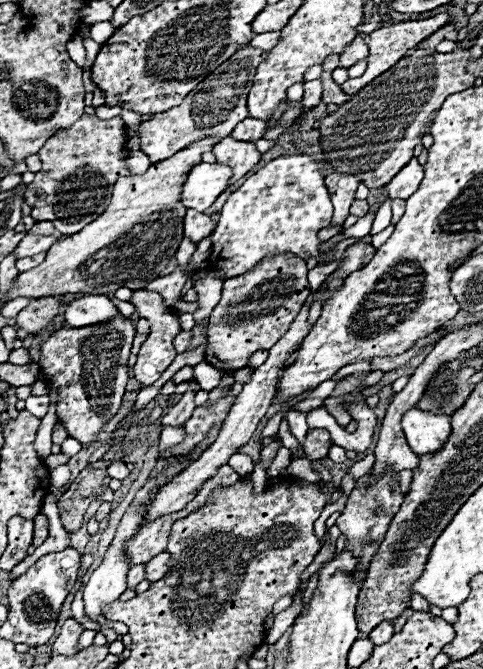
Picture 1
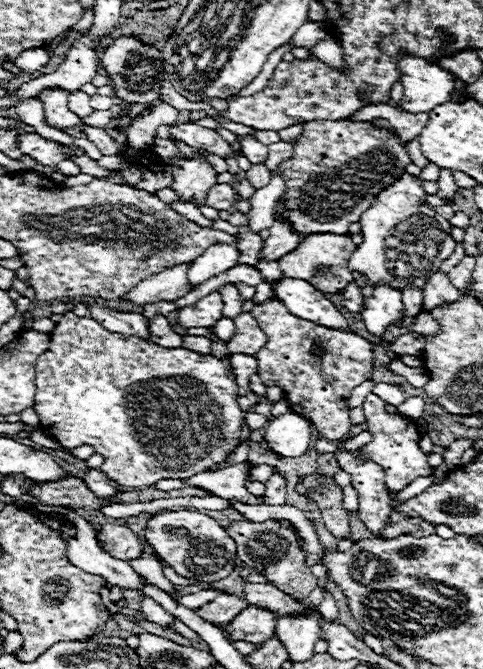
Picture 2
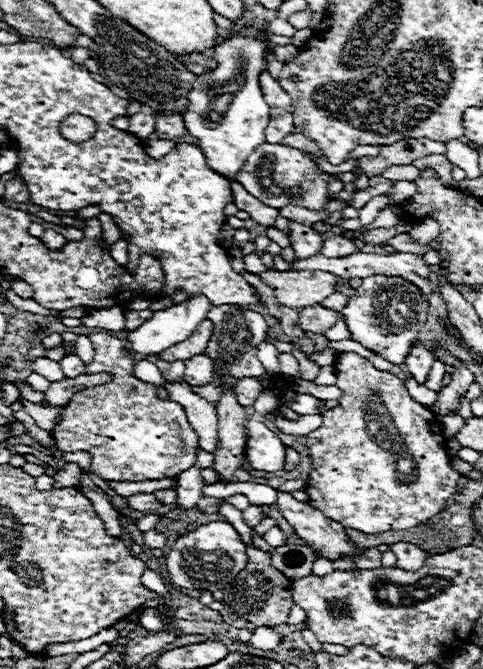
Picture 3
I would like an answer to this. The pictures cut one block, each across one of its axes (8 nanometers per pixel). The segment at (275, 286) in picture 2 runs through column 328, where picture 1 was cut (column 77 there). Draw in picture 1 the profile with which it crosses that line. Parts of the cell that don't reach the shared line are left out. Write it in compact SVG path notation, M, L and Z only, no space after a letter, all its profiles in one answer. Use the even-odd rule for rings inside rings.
M86 294L66 306L66 324L72 328L84 328L90 324L102 324L118 316L118 308L104 294Z

